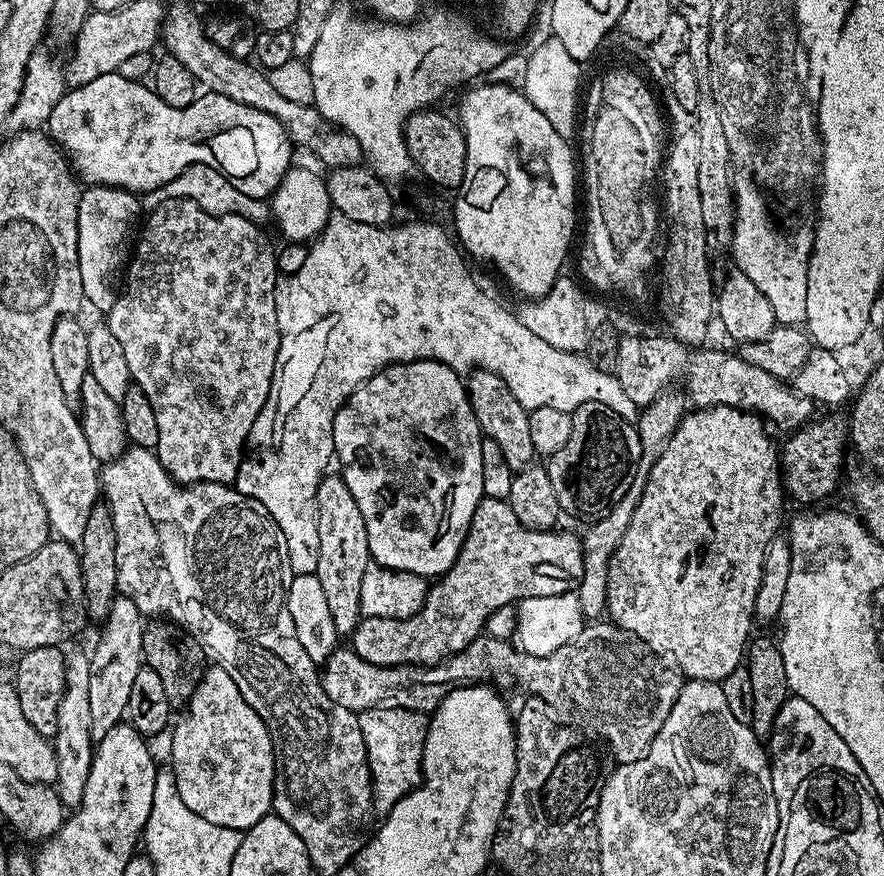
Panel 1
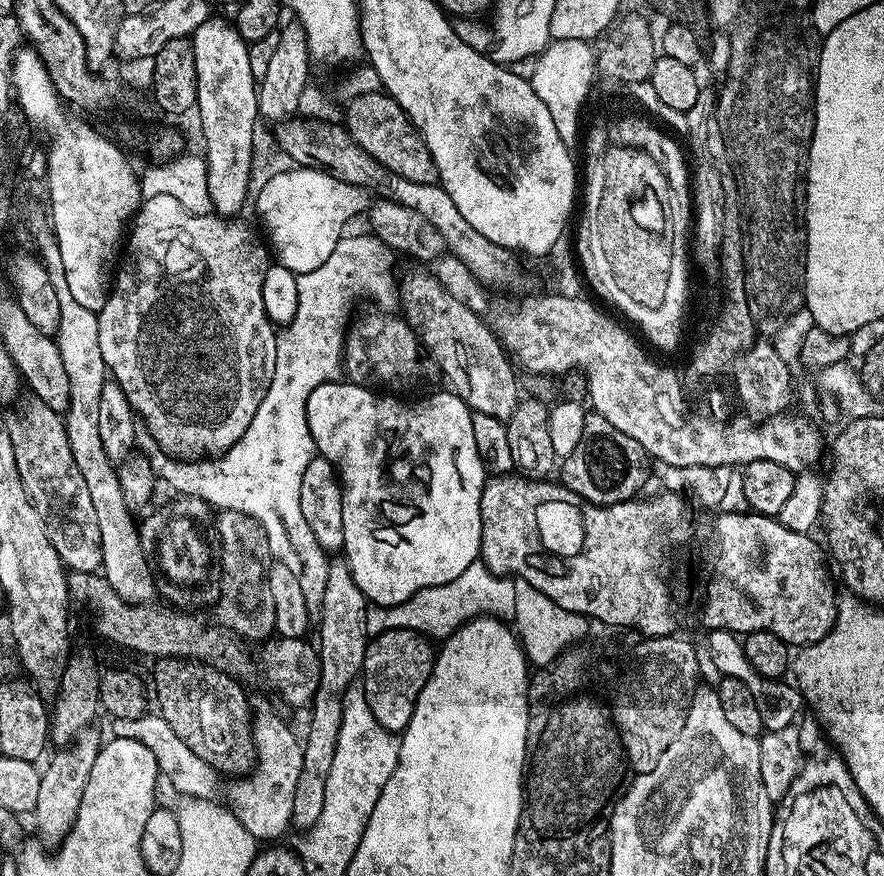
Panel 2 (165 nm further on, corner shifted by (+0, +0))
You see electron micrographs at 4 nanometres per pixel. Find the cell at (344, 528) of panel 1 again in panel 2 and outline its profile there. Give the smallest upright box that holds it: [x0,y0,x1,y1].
[291,558,370,832]

